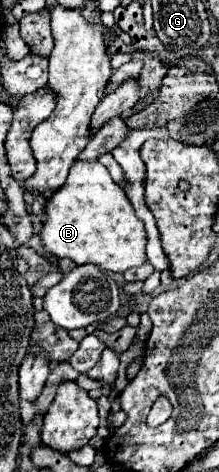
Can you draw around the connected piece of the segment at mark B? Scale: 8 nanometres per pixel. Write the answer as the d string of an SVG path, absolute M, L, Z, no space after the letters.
M97 160L91 162L75 162L75 166L69 172L69 180L65 186L61 186L49 200L45 208L45 222L41 228L41 240L45 244L45 250L57 258L69 258L75 264L97 264L103 270L109 272L125 272L133 266L141 266L147 262L145 244L147 244L147 232L145 224L135 216L135 210L125 196L123 188L113 182L107 168L99 164Z

